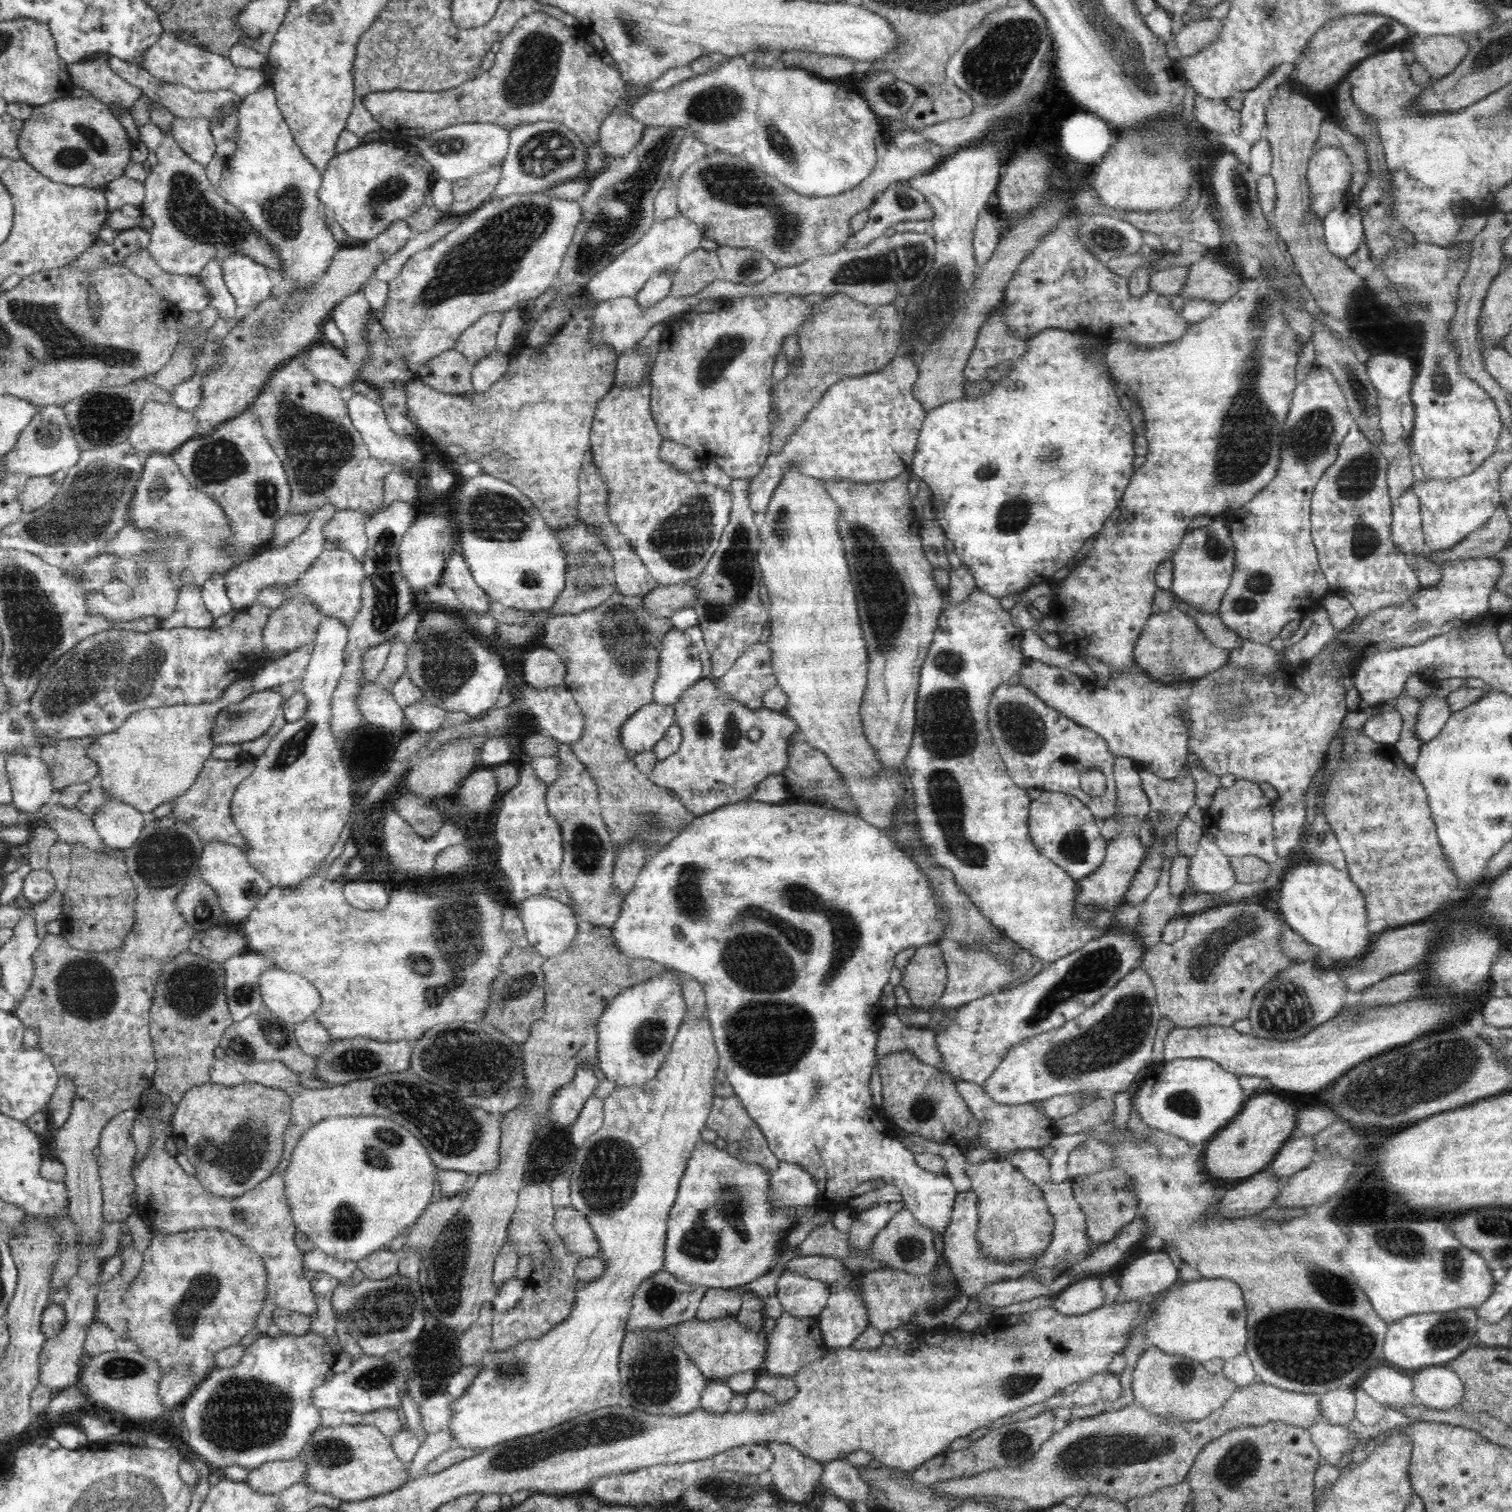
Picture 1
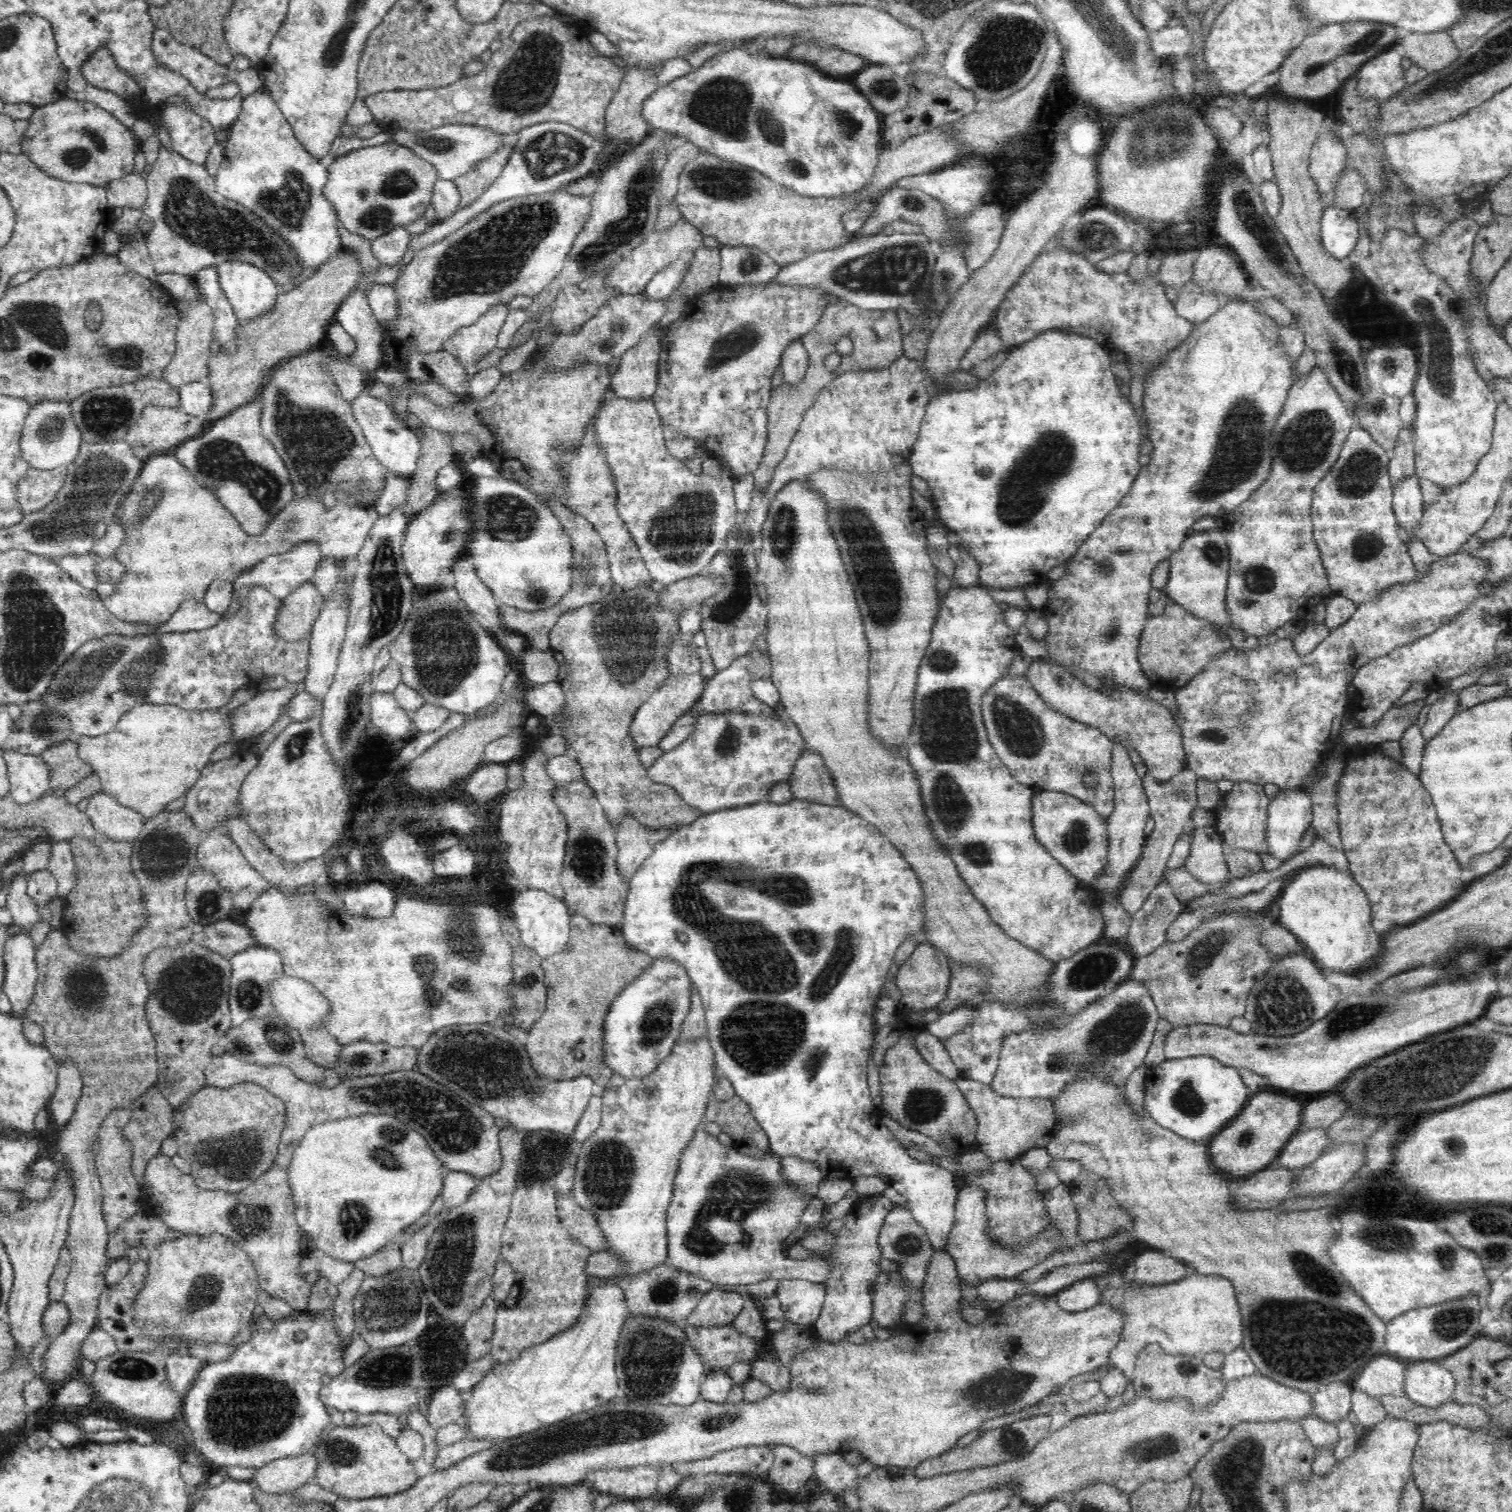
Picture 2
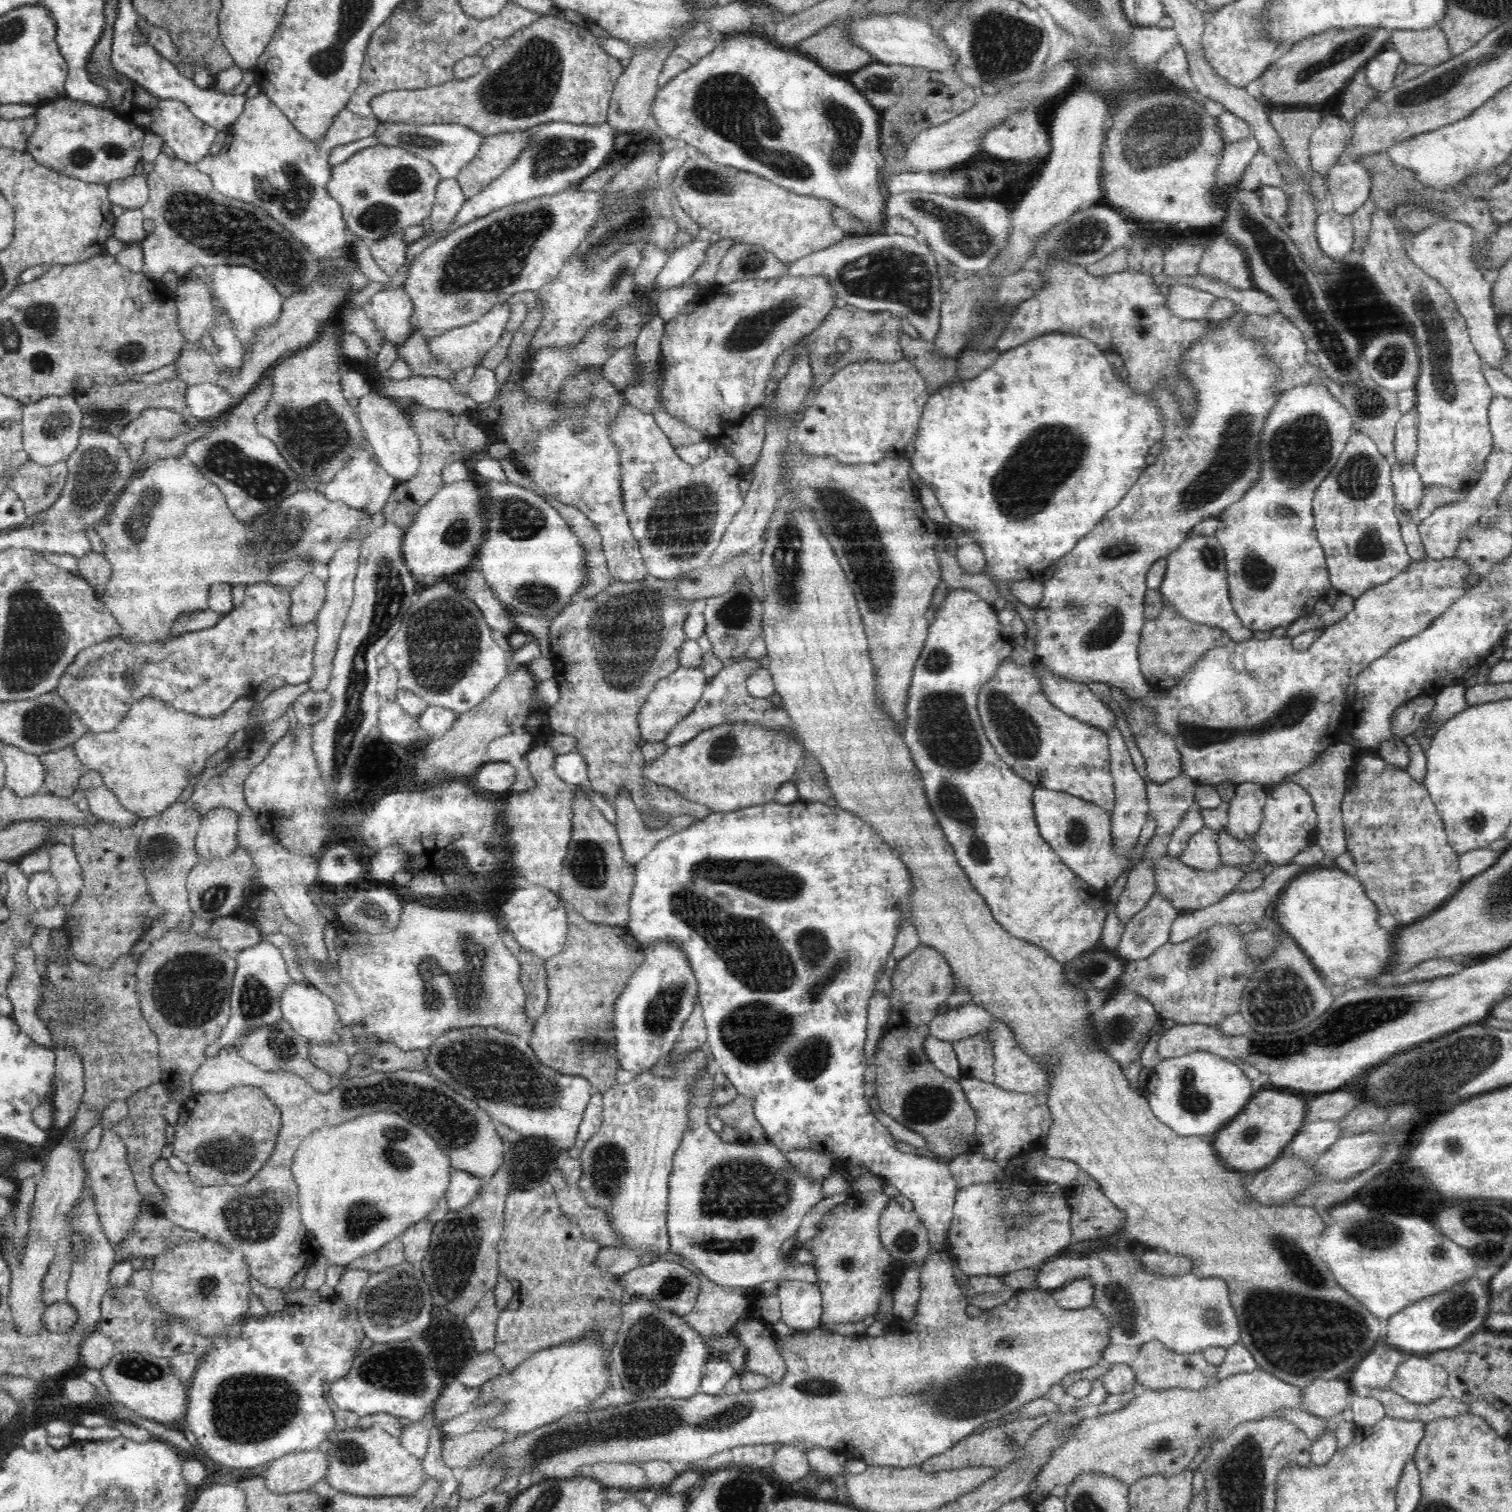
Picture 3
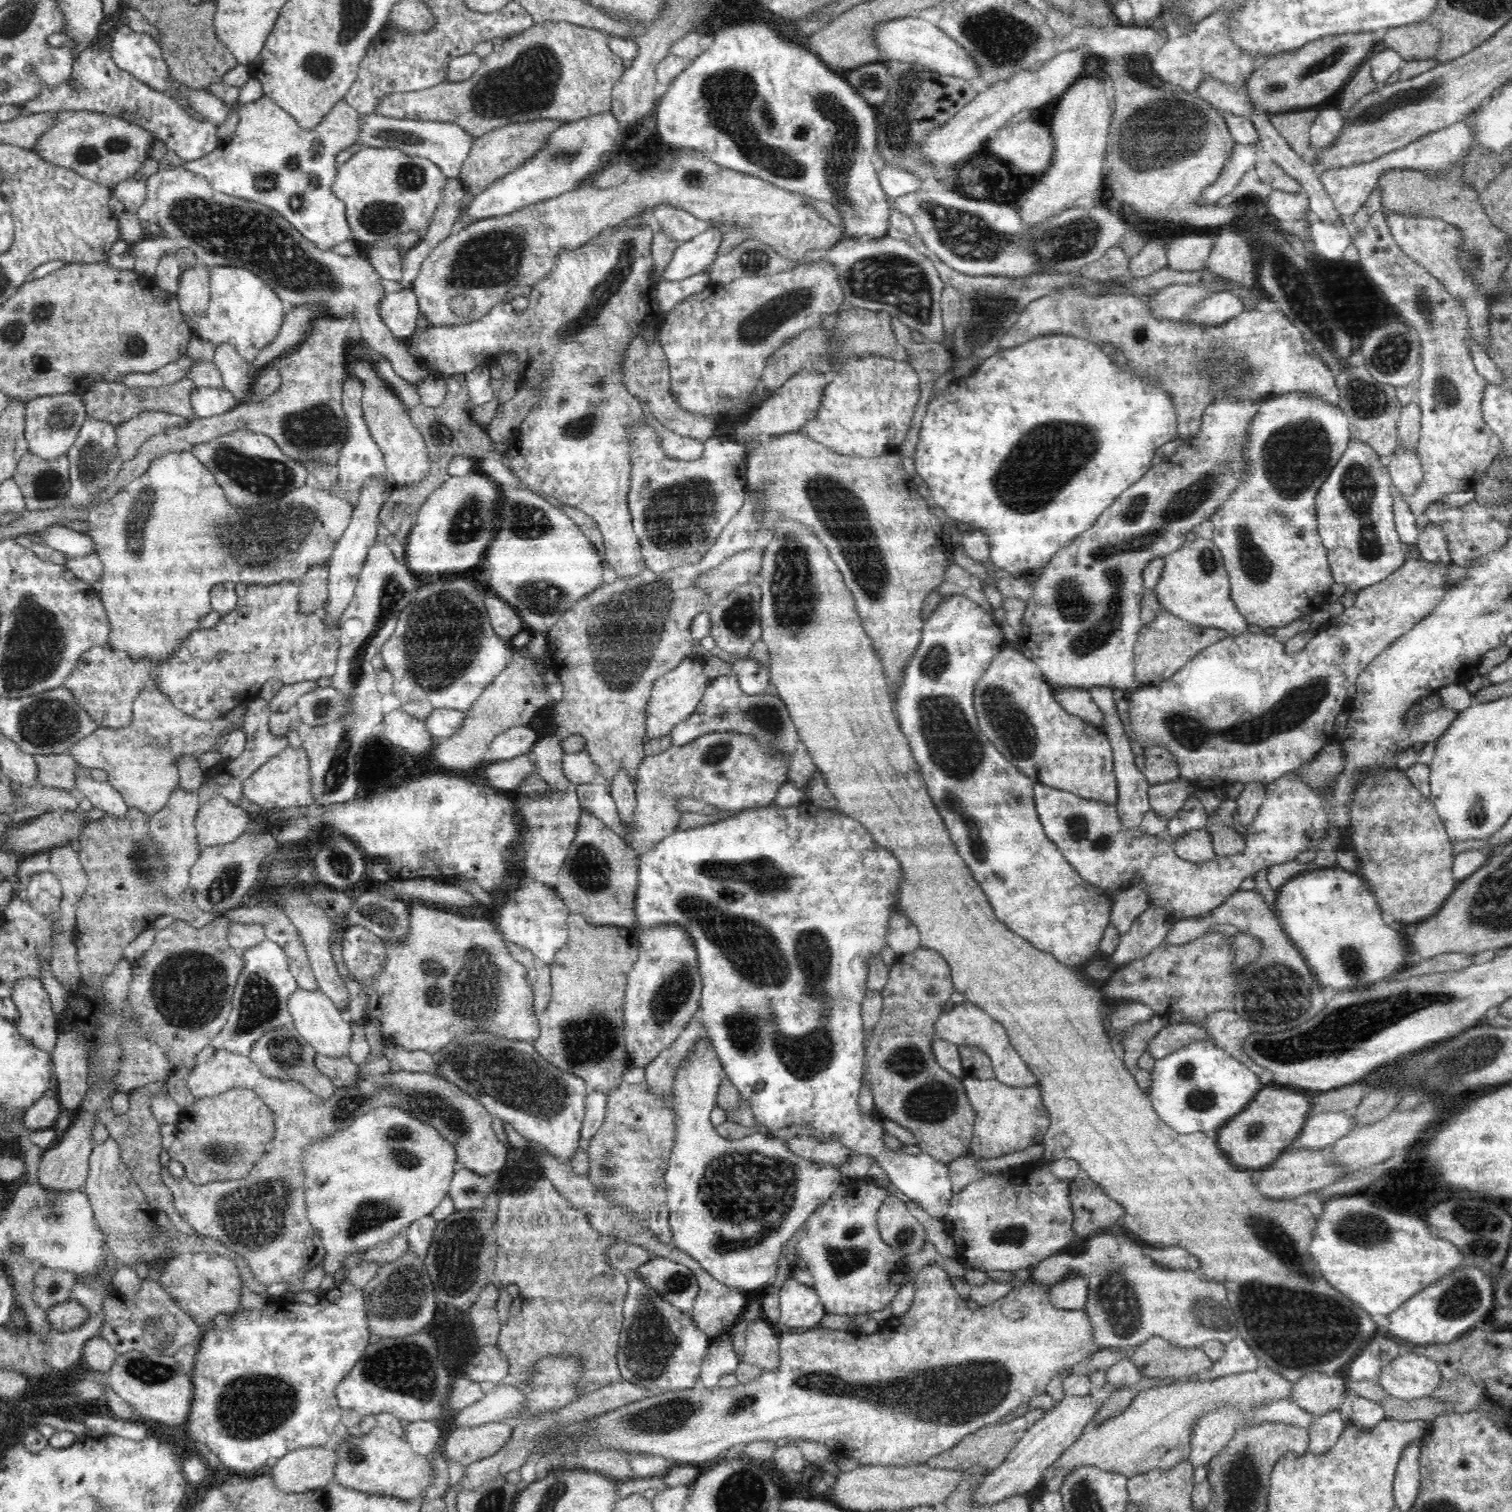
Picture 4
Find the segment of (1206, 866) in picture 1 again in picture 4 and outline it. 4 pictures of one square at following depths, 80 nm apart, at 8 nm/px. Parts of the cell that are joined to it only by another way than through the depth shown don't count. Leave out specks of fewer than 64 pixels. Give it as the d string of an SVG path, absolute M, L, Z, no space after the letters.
M1202 827L1171 842L1175 853L1182 858L1182 860L1190 860L1196 863L1208 862L1214 860L1216 851L1214 851L1214 844L1212 844L1212 835L1206 827Z

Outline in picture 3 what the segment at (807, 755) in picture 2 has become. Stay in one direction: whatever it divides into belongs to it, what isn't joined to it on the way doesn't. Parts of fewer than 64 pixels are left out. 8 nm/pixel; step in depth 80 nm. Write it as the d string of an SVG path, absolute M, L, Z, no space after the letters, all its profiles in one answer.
M808 753L804 754L792 781L796 785L801 800L837 807L832 789L828 785L827 776L816 757Z

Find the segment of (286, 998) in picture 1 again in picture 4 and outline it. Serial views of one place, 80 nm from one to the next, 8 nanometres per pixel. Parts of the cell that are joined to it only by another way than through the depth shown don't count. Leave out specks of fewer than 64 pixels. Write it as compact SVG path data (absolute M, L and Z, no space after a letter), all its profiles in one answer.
M298 987L298 990L288 997L288 1009L301 1038L304 1038L317 1053L328 1057L341 1057L350 1053L353 1036L351 1024L344 1020L341 1010L334 1006L330 997L320 989L309 991Z

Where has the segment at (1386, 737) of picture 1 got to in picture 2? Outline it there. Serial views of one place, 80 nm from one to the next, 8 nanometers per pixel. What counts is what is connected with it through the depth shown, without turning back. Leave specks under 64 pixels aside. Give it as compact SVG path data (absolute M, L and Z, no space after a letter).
M1417 701L1394 706L1373 727L1356 727L1346 732L1343 739L1347 745L1399 740L1410 725L1418 722L1420 709Z

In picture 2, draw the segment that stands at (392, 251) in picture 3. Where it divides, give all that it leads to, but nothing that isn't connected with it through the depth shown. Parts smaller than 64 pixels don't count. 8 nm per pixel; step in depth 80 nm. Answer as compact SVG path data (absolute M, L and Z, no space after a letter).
M403 226L394 227L386 234L371 241L371 250L380 264L393 265L401 262L409 247L410 232Z

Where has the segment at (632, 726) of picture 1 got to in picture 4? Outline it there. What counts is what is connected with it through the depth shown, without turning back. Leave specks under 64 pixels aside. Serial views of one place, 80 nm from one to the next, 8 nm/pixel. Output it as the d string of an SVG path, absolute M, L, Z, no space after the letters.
M684 658L683 662L671 672L656 680L645 712L645 734L648 738L662 738L671 734L671 730L686 720L699 705L710 679L704 674L704 664L699 658Z

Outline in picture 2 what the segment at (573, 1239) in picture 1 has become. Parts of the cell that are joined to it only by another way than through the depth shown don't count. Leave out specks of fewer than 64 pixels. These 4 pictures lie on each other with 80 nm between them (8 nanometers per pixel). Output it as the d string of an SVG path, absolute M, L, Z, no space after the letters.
M572 1192L566 1198L557 1198L557 1213L568 1234L593 1253L609 1250L608 1241L597 1223L593 1212L584 1210L575 1200Z

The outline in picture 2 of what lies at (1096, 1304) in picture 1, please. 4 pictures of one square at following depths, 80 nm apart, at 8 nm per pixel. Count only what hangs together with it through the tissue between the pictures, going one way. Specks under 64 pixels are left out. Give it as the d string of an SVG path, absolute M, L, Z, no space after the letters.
M1082 1279L1055 1295L1061 1309L1066 1312L1080 1312L1100 1304L1100 1294L1095 1279Z

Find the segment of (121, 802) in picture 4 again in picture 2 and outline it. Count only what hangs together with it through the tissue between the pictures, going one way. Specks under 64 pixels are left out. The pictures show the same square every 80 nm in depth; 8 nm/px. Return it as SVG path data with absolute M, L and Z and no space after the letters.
M102 790L90 796L86 814L100 834L116 842L132 842L138 838L146 819L117 802Z

